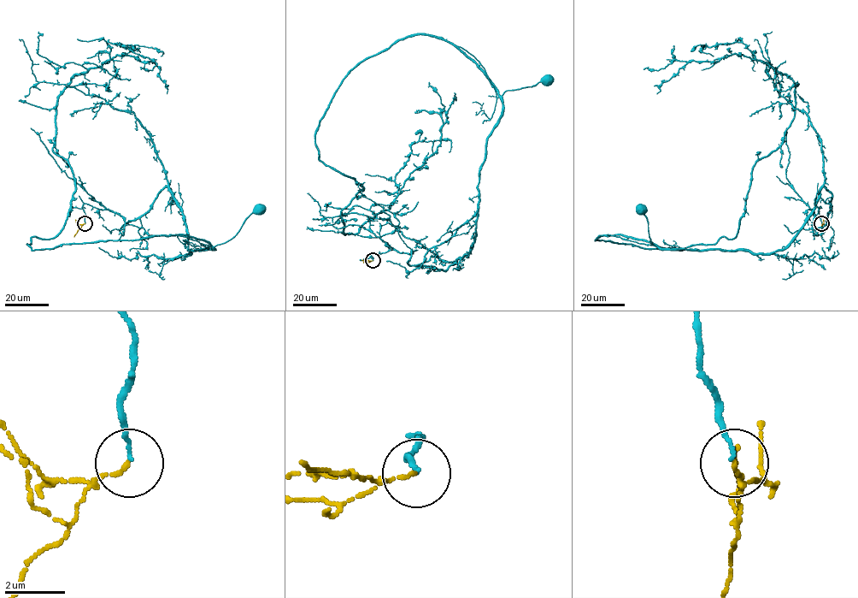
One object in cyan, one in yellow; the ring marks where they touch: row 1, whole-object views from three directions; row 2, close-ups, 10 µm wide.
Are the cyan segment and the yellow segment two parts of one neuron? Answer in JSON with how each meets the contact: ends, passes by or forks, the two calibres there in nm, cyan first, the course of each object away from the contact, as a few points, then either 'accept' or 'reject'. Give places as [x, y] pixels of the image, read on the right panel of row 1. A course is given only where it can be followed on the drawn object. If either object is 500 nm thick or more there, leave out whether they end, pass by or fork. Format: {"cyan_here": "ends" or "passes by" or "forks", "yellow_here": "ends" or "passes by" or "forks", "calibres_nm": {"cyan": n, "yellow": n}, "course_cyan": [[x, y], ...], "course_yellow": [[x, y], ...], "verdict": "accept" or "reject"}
{"cyan_here": "ends", "yellow_here": "ends", "calibres_nm": {"cyan": 100, "yellow": 120}, "course_cyan": [[821, 222], [814, 204], [815, 234], [830, 209], [824, 186], [783, 249], [673, 249], [652, 245], [641, 210]], "course_yellow": [[821, 223], [820, 237]], "verdict": "accept"}

